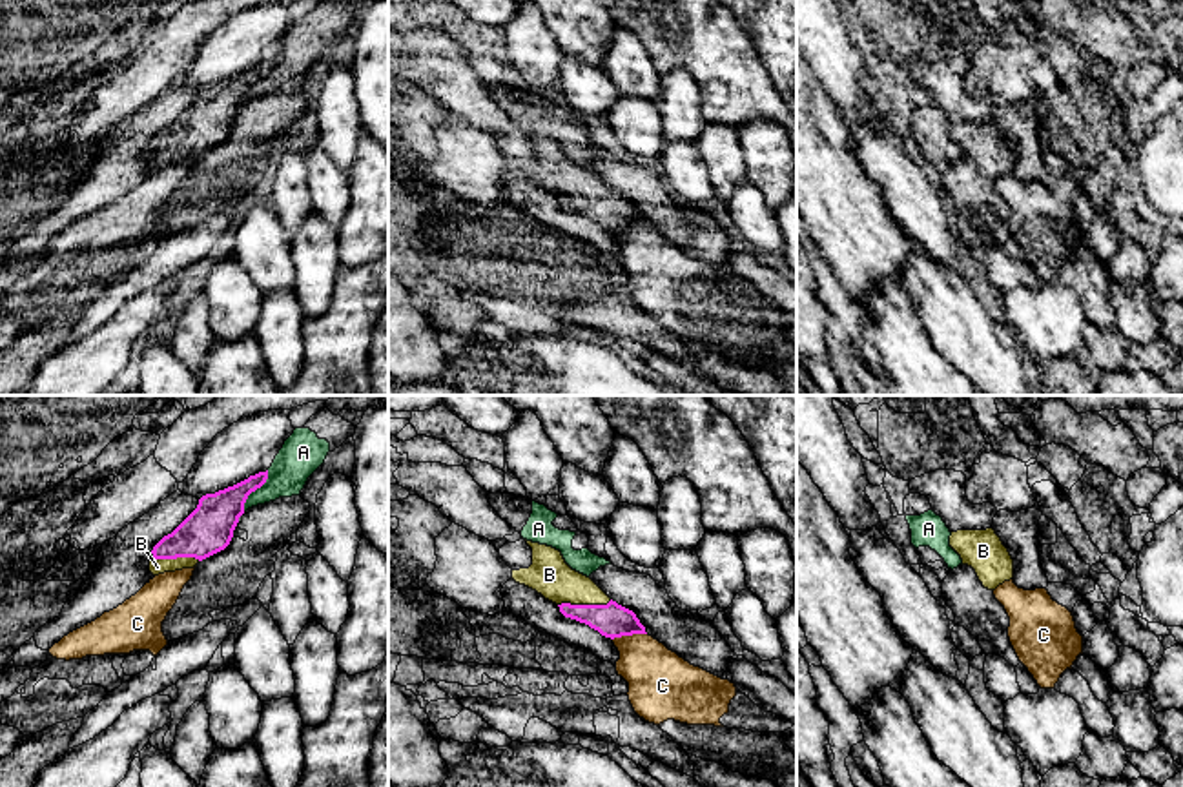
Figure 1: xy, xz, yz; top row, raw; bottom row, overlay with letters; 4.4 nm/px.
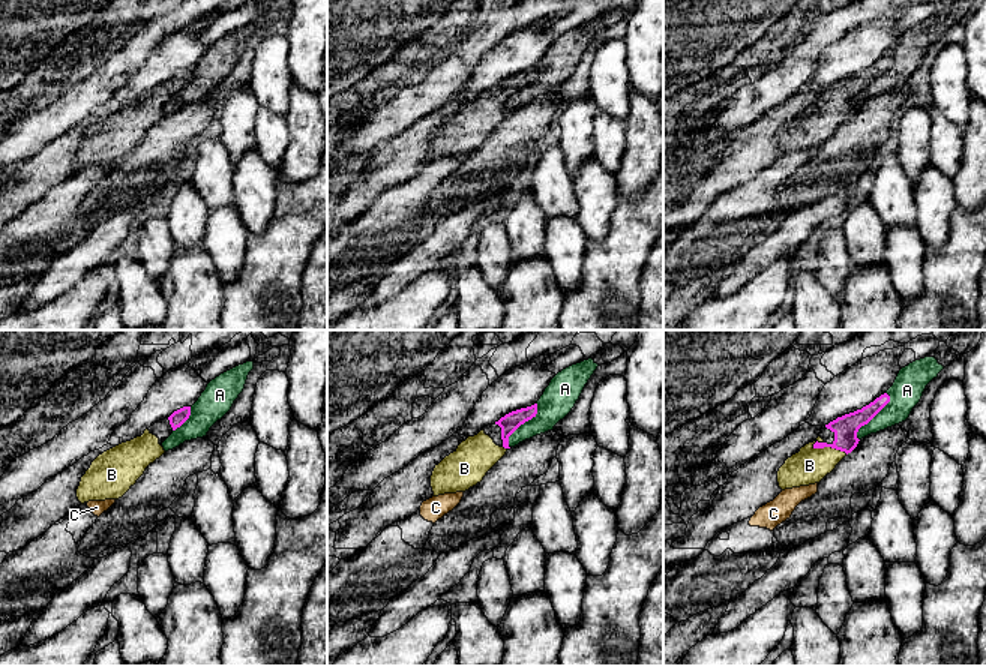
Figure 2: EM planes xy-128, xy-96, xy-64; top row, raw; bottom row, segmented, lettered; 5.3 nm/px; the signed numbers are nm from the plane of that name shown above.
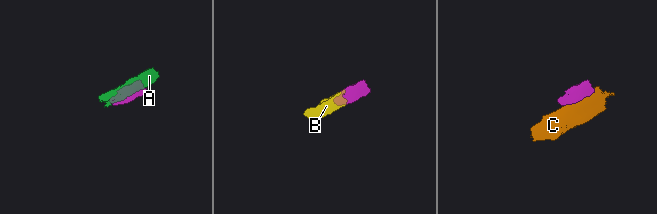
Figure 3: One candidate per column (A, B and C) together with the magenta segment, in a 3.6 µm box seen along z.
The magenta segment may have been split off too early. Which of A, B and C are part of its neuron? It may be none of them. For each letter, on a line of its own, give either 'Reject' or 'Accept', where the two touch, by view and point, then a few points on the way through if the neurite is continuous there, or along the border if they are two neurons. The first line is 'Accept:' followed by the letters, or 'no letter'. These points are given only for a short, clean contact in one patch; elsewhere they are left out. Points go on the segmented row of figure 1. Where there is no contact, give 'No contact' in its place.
Accept: B
A: Reject. Touches magenta at xy (254, 490). Boundary: xy (268, 470), (268, 478), (248, 496), (243, 511)
B: Accept. Touches magenta at xz (584, 605). Path across: xz (611, 620), (584, 605), (549, 574)
C: Reject. Touches magenta at xz (629, 634)

